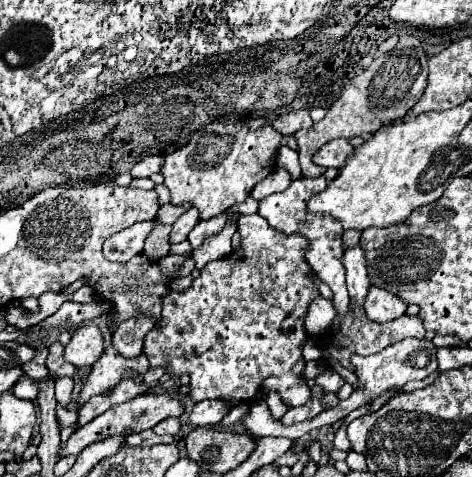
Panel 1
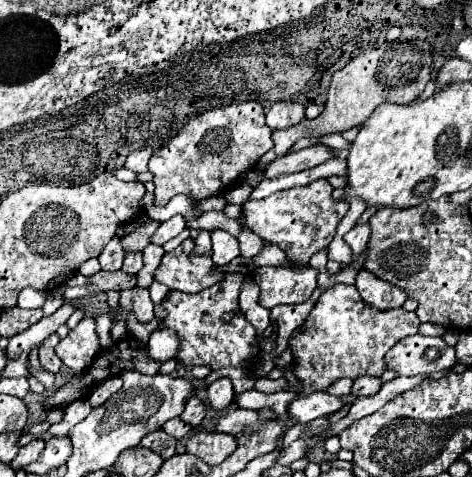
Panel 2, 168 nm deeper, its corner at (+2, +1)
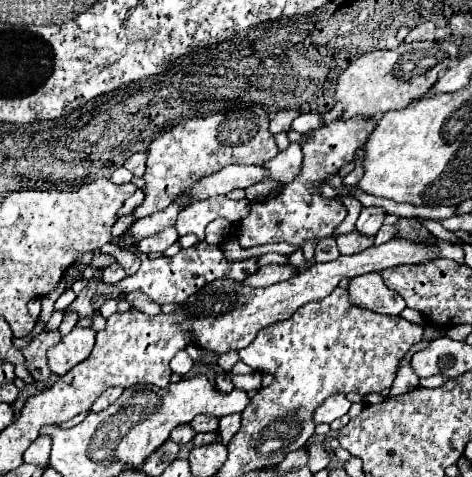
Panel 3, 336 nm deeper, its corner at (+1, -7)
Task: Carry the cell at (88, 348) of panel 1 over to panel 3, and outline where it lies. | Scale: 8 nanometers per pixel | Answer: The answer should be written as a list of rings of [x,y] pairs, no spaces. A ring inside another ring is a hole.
[[[74,326],[70,334],[62,336],[62,340],[46,352],[52,374],[64,376],[70,368],[86,360],[94,348],[94,336],[96,332],[92,328],[82,326]]]

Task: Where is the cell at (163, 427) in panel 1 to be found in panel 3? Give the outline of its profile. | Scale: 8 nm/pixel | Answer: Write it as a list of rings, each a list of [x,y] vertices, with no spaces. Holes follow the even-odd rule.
[[[182,424],[182,426],[178,426],[178,428],[172,430],[170,440],[174,440],[176,444],[188,444],[194,438],[194,434],[196,432],[190,428],[190,424]]]

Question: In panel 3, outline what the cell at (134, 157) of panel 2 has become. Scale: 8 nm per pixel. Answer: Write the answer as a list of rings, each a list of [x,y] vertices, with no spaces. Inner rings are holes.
[[[136,152],[136,154],[132,154],[132,156],[124,162],[124,166],[126,166],[134,176],[142,178],[144,168],[146,168],[146,152]]]

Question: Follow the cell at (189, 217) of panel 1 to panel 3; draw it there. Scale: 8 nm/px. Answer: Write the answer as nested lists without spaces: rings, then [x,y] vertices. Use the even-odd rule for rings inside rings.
[[[174,226],[164,228],[162,232],[156,232],[154,236],[146,236],[136,242],[136,248],[140,252],[164,252],[168,246],[172,246],[178,240],[178,232]]]

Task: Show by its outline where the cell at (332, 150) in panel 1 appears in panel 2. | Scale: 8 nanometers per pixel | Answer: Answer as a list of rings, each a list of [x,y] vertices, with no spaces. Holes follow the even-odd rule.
[[[319,142],[319,144],[309,146],[309,148],[303,148],[299,152],[289,152],[287,156],[277,158],[275,162],[271,162],[265,168],[265,178],[275,178],[275,176],[279,176],[283,172],[287,172],[287,174],[301,172],[301,170],[313,168],[317,164],[323,164],[329,158],[337,158],[333,154],[333,148],[329,148],[329,146],[325,146],[325,144]]]

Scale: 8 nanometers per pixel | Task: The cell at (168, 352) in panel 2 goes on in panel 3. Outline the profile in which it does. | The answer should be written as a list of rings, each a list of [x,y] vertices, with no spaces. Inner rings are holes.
[[[178,352],[174,358],[172,358],[172,362],[170,362],[170,368],[172,368],[172,372],[176,372],[176,374],[188,374],[190,372],[190,368],[192,368],[192,358],[188,356],[188,352]]]

